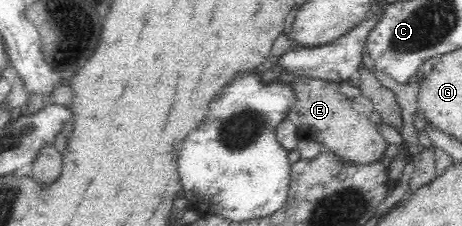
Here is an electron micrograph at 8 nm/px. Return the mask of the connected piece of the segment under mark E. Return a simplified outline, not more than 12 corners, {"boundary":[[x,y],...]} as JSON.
{"boundary":[[299,76],[288,118],[357,167],[388,142],[338,82]]}

